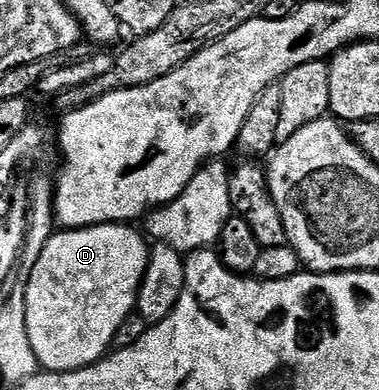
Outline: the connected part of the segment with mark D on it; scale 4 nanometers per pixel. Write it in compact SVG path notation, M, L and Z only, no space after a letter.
M110 223L89 225L86 229L66 229L54 232L43 247L31 271L25 296L27 339L31 339L31 351L35 351L42 370L70 373L95 364L110 352L119 323L137 308L137 292L149 262L150 246L145 245L142 230L133 228L137 227L129 223Z

